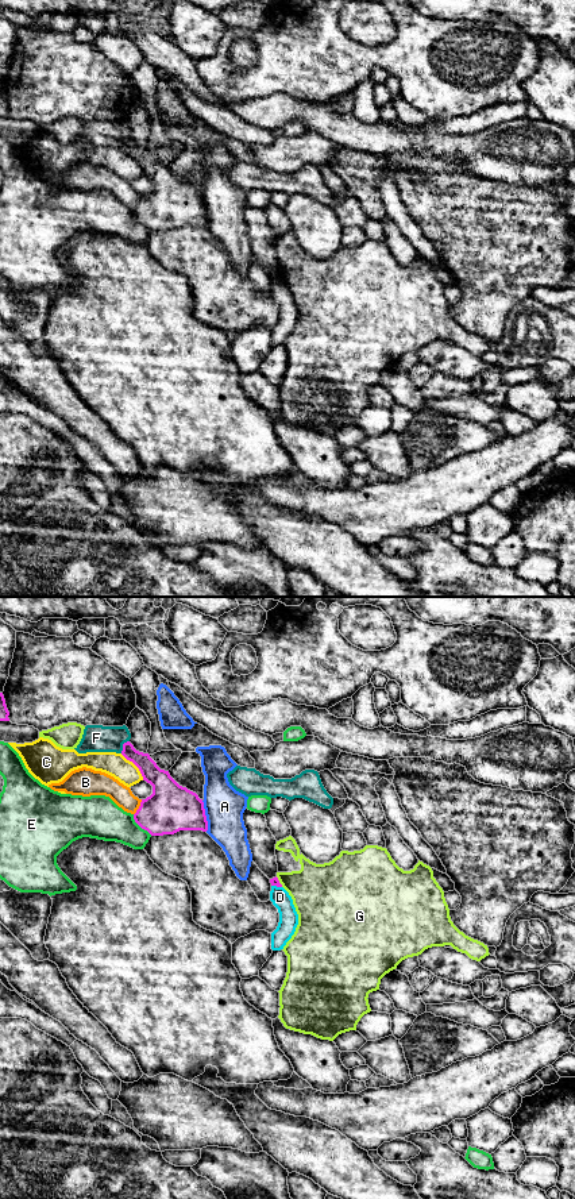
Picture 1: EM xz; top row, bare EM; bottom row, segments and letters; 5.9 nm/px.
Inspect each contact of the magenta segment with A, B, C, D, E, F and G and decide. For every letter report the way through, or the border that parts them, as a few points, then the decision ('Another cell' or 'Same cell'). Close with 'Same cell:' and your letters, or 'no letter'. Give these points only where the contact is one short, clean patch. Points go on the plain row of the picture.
A: Another cell
B: Boundary: xz (142, 195), (134, 209). Another cell
C: Another cell
D: Boundary: xz (271, 280), (281, 282). Another cell
E: Another cell
F: Another cell
G: Another cell
Same cell: no letter

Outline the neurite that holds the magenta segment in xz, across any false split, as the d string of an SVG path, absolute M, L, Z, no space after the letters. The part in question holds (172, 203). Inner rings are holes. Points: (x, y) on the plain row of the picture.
M127 136L121 150L140 166L153 181L153 189L142 194L134 209L135 217L151 231L174 230L180 225L208 225L204 197L186 182L180 181L161 165L148 149L139 147Z

